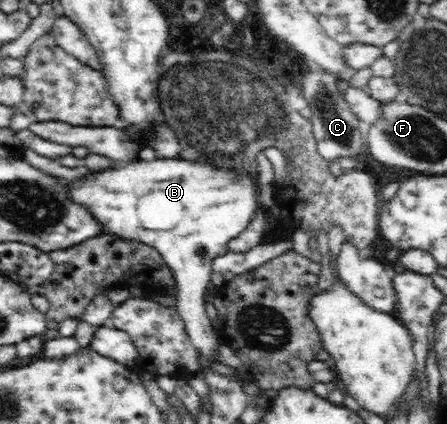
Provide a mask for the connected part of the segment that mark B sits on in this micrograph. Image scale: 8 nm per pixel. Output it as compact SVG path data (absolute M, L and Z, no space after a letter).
M168 158L168 160L152 160L138 161L132 163L122 164L120 167L110 168L110 170L104 170L104 172L92 172L80 180L74 180L72 182L74 188L70 188L70 196L74 196L74 200L78 200L78 204L90 204L90 212L94 212L94 216L98 216L98 220L102 220L101 233L110 234L118 239L124 239L124 241L134 241L136 243L146 244L159 252L161 258L166 261L168 267L173 272L175 282L178 284L176 295L178 297L178 303L175 309L180 313L180 316L185 322L185 329L187 330L190 342L194 345L196 352L209 364L220 362L218 360L218 346L222 343L220 341L219 333L213 328L214 323L210 320L210 317L206 315L204 309L204 297L206 291L210 288L210 266L211 262L217 256L224 256L227 253L227 244L229 240L236 238L240 233L246 231L249 227L249 223L254 219L256 210L256 182L250 180L250 178L240 178L234 174L234 170L230 170L229 166L221 166L220 163L212 162L188 162L188 160L176 160L176 158Z

